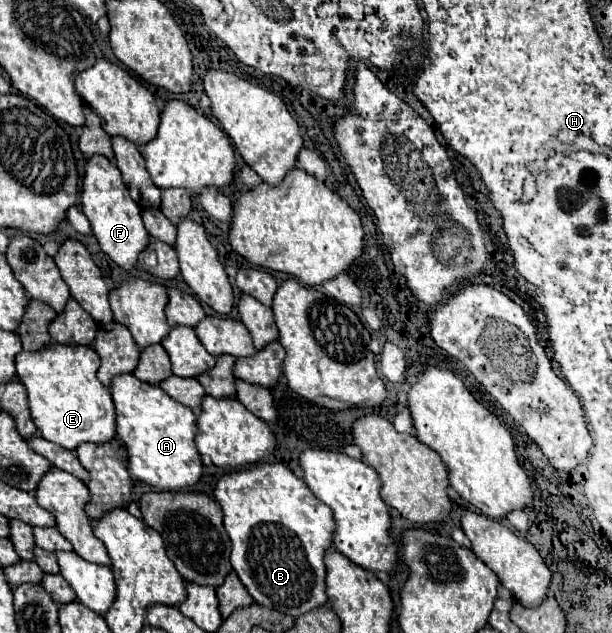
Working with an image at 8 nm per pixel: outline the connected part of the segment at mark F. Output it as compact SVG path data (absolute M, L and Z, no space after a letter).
M94 156L86 162L86 176L80 194L82 212L92 224L92 234L96 236L104 254L108 254L122 270L130 272L138 264L140 252L148 246L150 236L142 224L142 208L130 198L128 188L122 182L120 170L114 162L104 156Z

